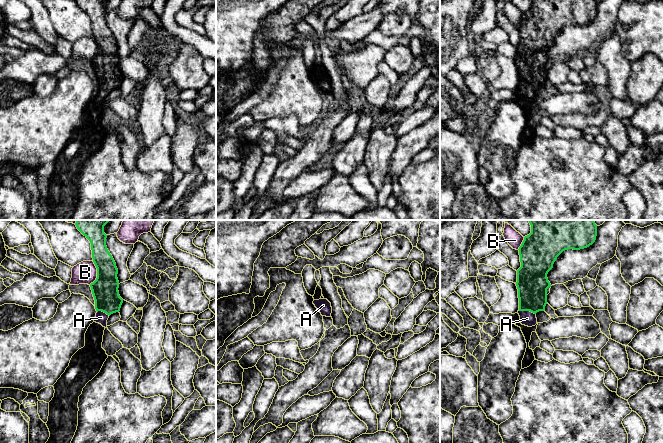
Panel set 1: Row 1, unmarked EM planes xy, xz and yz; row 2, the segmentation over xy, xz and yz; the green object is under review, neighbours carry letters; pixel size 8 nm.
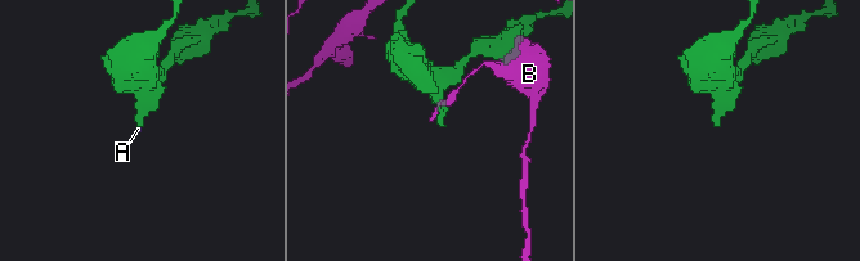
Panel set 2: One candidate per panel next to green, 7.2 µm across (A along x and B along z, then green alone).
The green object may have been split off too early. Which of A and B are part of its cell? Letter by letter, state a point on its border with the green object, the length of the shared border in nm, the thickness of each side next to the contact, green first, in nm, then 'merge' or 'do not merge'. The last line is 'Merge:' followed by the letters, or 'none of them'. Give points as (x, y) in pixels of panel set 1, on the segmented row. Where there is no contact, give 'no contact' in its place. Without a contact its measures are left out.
A: yz (527, 310) | 150 nm | 260/120 nm | merge
B: xy (97, 273) | 190 nm | 200/180 nm | do not merge
Merge: A

